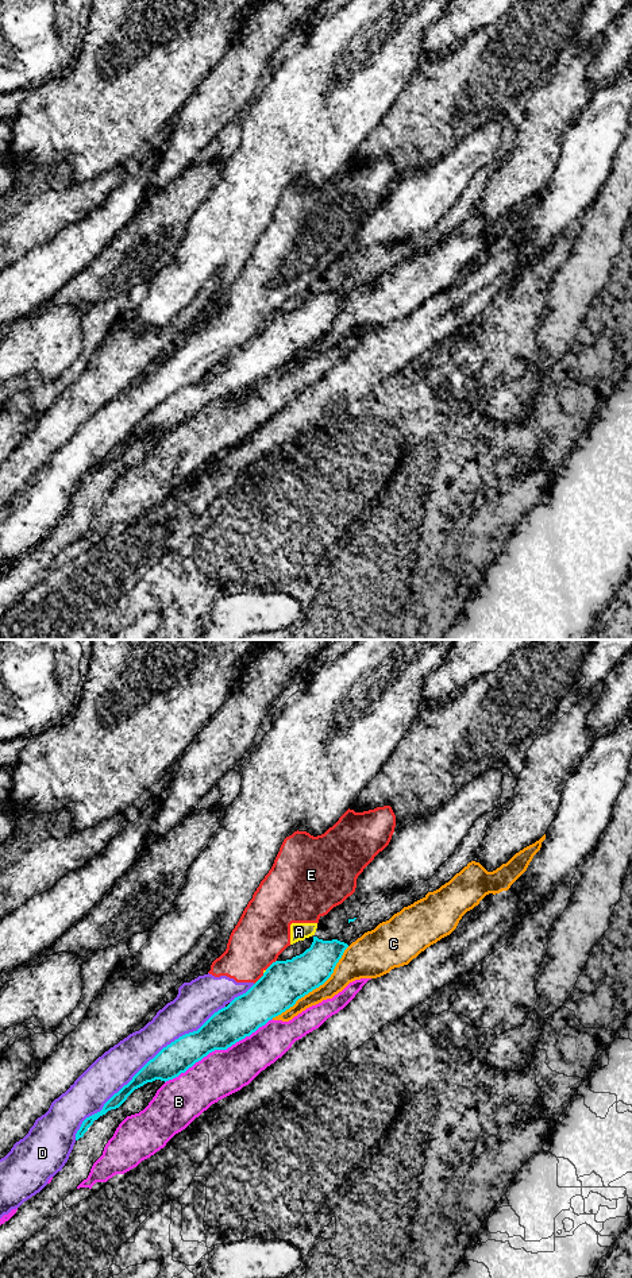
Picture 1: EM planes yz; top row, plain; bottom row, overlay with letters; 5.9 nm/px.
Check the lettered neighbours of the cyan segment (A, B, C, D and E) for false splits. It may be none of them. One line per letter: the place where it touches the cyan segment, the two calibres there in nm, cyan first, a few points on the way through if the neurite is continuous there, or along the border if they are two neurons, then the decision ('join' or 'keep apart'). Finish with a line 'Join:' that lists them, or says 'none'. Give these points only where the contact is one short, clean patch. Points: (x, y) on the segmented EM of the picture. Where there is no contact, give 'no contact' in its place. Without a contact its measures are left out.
A: contact yz (265, 972); calibres 260 and 20 nm; keep apart
B: contact yz (218, 1049); calibres 220 and 280 nm; keep apart
C: contact yz (315, 988); calibres 260 and 160 nm; keep apart
D: contact yz (143, 1066); calibres 190 and 220 nm; keep apart
E: contact yz (272, 964); calibres 260 and 320 nm; keep apart
Join: none

